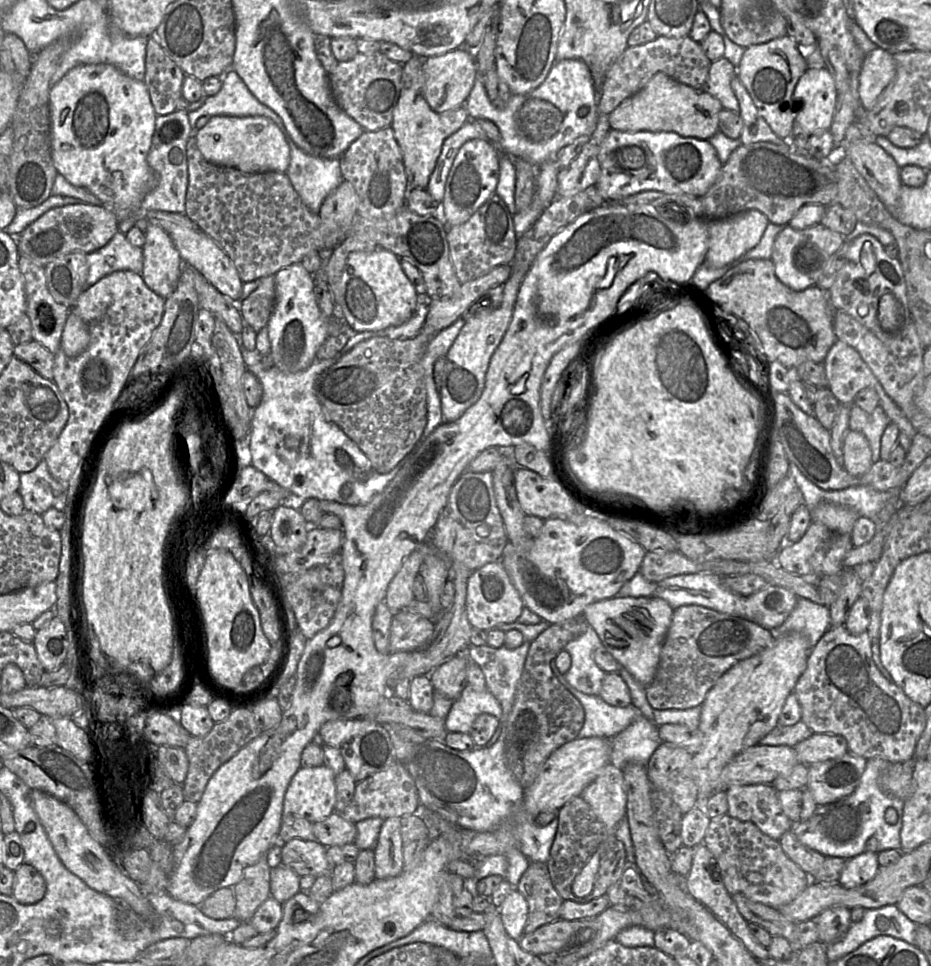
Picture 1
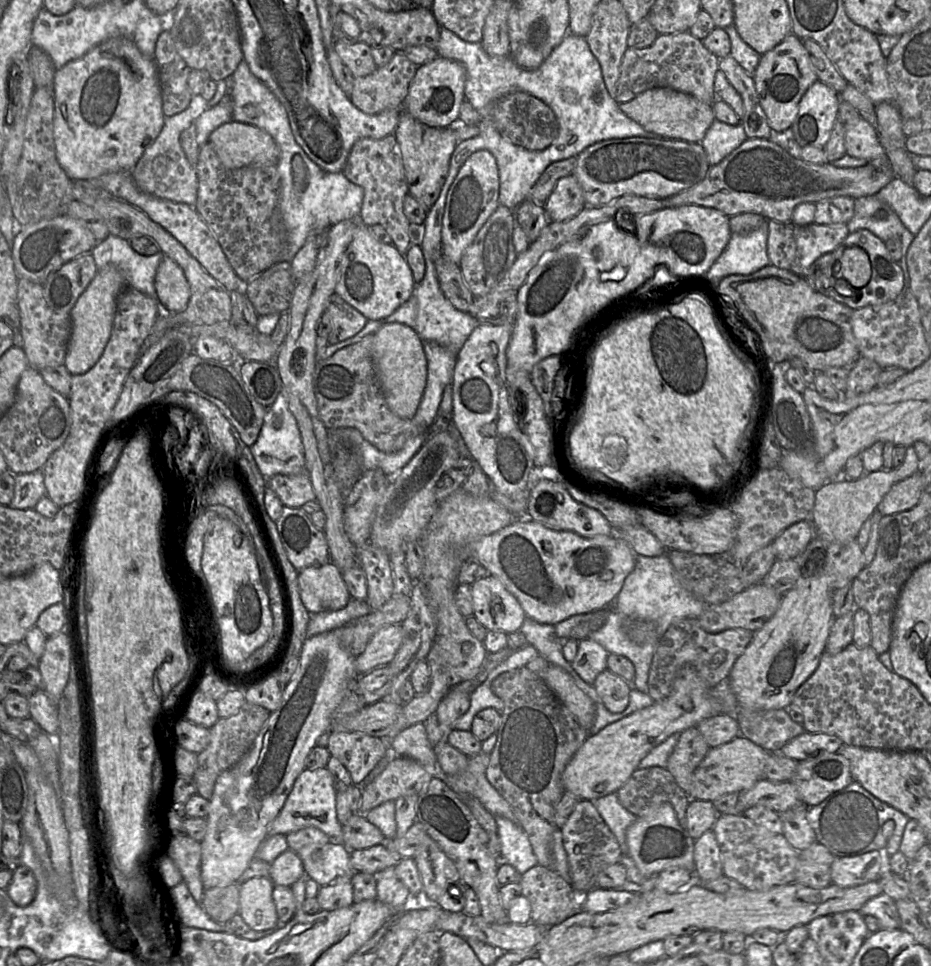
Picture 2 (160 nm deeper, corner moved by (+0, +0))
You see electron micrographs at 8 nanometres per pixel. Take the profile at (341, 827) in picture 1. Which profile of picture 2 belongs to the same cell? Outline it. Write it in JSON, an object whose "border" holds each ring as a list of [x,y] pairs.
{"border":[[[362,813],[352,816],[342,824],[342,831],[342,843],[349,850],[364,849],[385,843],[385,837],[381,830],[370,823]]]}

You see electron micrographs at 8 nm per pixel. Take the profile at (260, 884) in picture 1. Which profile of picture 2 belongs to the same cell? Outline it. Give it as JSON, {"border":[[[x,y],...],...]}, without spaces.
{"border":[[[327,767],[305,768],[297,777],[284,806],[269,827],[268,836],[287,835],[306,827],[316,827],[326,833],[331,840],[342,842],[342,824],[336,811],[336,788],[334,778]]]}

